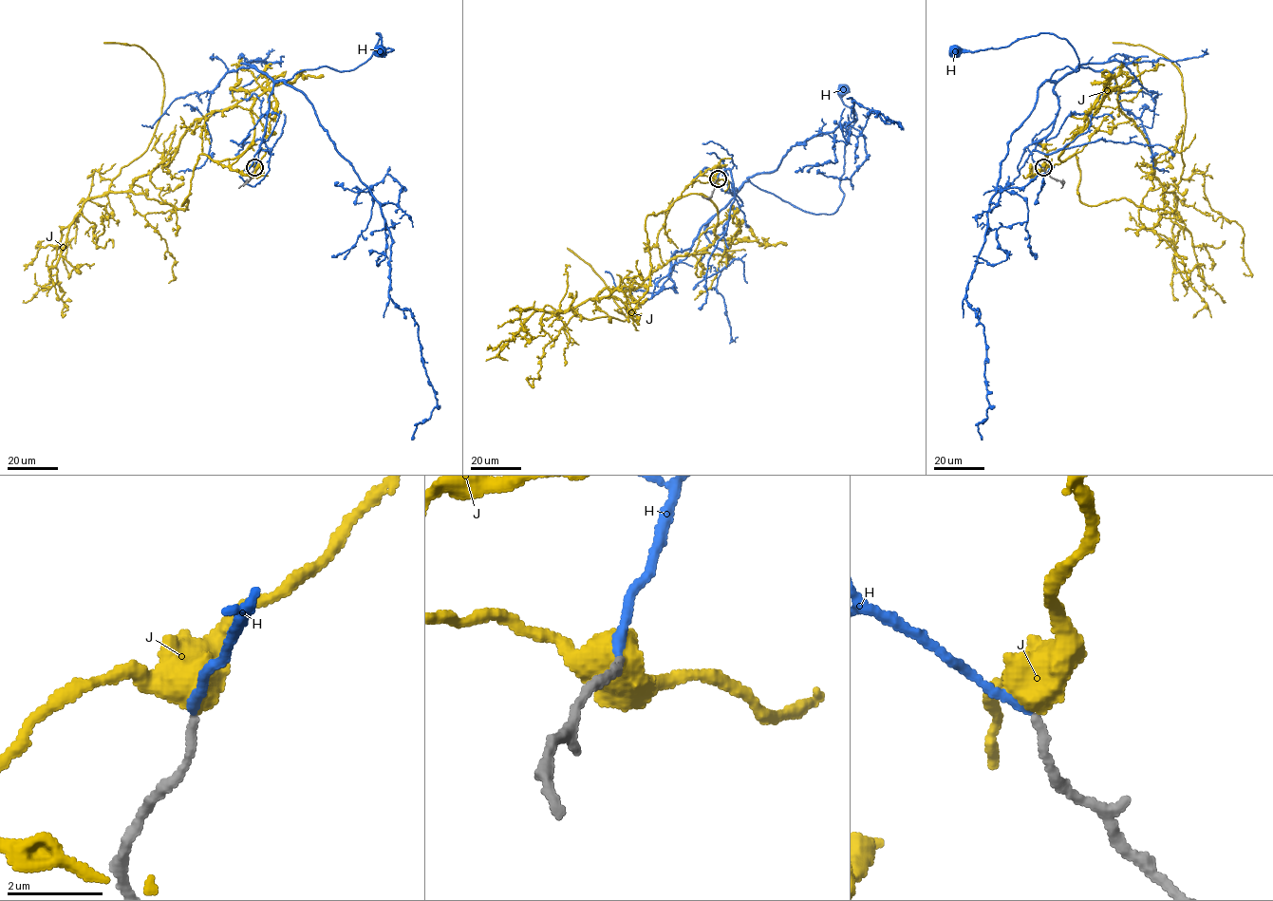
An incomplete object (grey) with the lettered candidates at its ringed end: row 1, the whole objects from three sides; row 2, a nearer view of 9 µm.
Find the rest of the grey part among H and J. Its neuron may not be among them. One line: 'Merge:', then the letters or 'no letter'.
Merge: H

